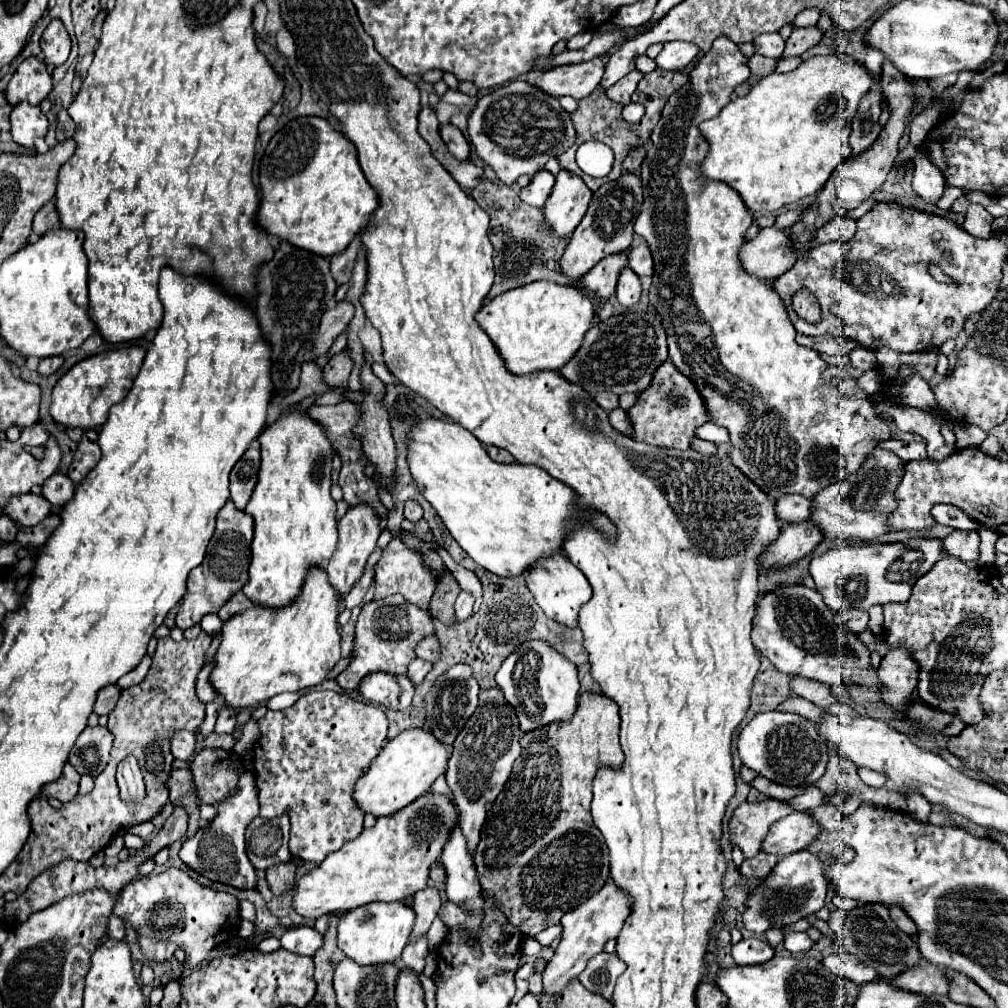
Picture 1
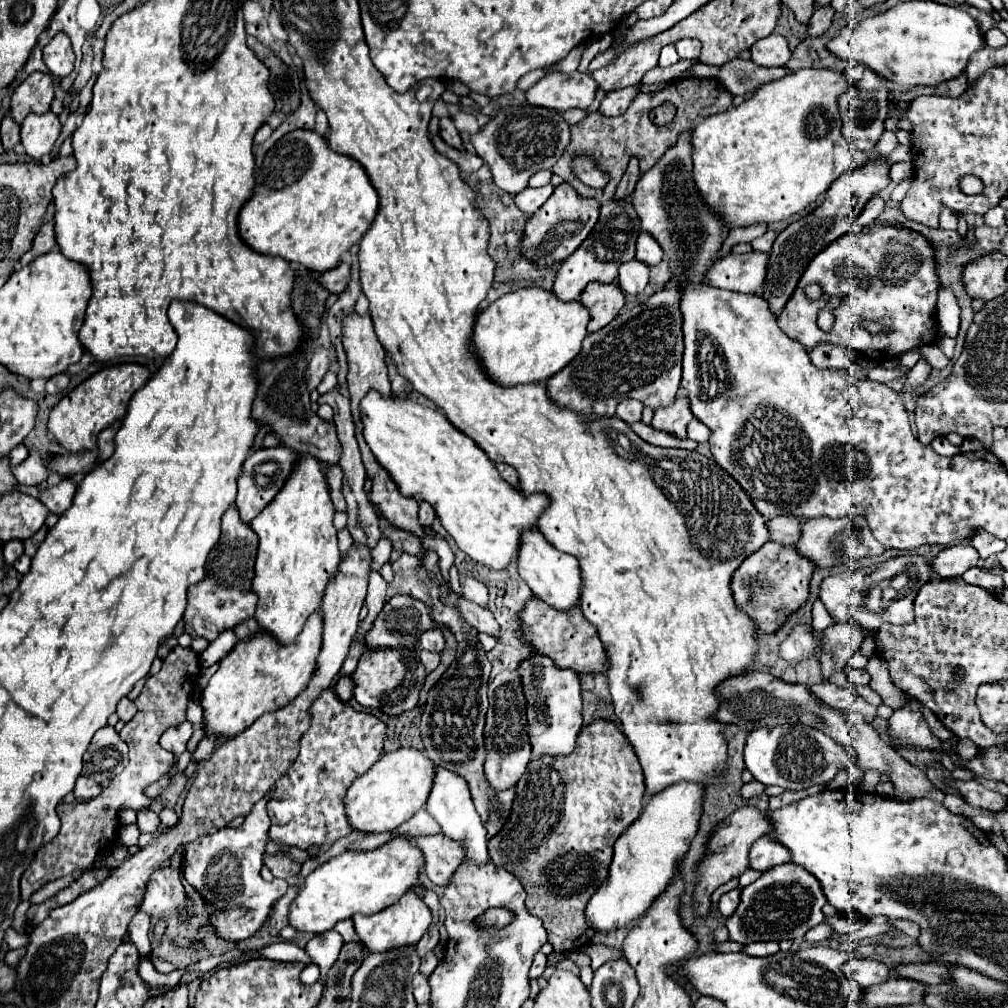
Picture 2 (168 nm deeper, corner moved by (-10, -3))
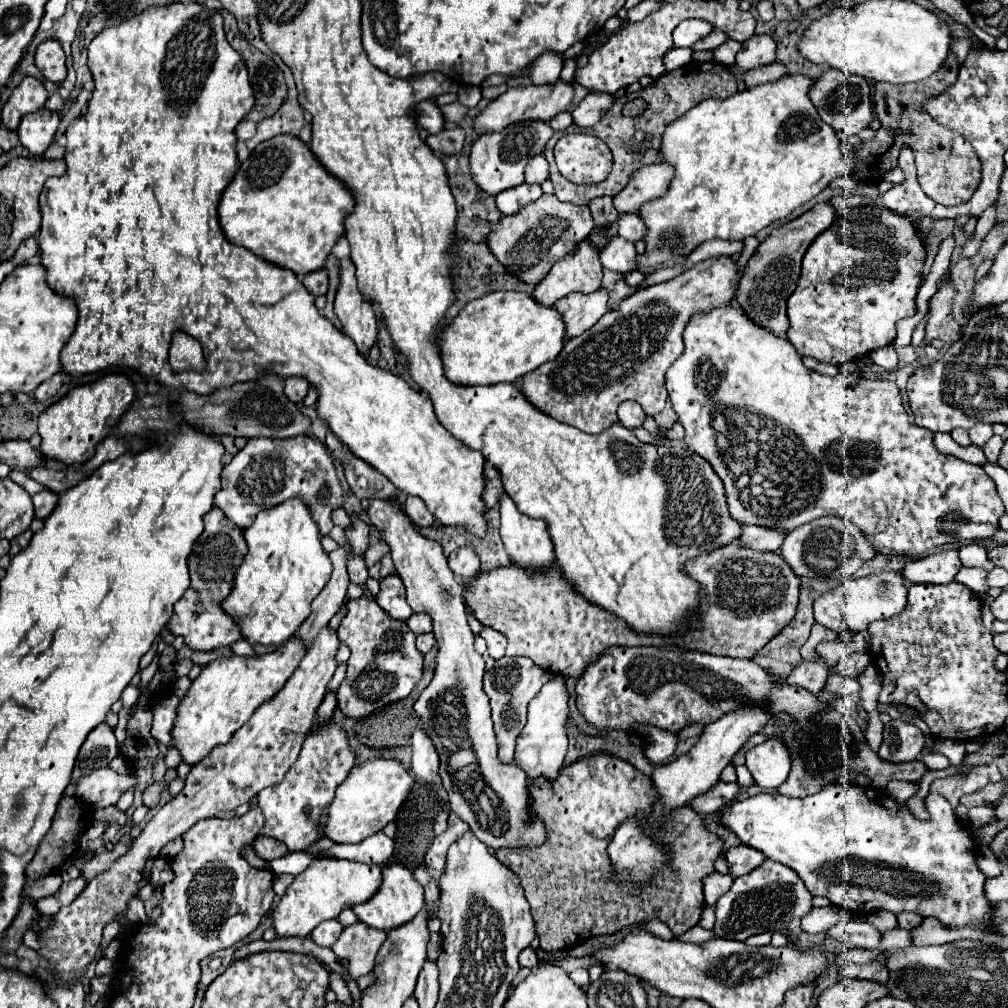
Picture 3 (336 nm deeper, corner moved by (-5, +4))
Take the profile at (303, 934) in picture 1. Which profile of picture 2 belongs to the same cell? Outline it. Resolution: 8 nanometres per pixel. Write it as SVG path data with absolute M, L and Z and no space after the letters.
M333 929L323 933L323 935L315 935L307 943L305 951L319 965L319 969L321 969L321 977L319 979L323 983L327 981L327 973L333 967L333 963L337 961L341 947L343 947L343 937L337 931L333 931Z

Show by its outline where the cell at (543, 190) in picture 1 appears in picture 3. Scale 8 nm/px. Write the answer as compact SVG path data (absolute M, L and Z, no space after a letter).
M520 184L514 188L508 188L496 196L496 206L502 214L514 214L526 204L538 200L542 196L542 188L538 184Z

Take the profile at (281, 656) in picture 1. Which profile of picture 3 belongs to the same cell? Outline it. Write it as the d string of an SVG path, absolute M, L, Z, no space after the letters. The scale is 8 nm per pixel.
M292 636L274 652L262 656L244 658L234 654L228 658L216 658L214 662L206 664L202 668L202 674L192 682L186 698L178 706L178 716L172 730L172 746L180 750L182 760L192 766L200 762L214 746L226 744L230 736L250 720L258 706L278 694L304 654L306 652L302 652L298 636Z

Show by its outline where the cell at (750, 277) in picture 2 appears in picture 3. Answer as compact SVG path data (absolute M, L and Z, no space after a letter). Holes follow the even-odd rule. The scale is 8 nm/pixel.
M712 256L668 282L636 290L618 310L606 312L590 330L568 340L556 360L526 374L520 382L524 396L538 410L588 434L616 422L616 408L624 400L634 400L646 414L656 416L668 400L666 372L684 350L684 326L696 310L728 304L742 270L730 256ZM588 336L598 336L598 342L588 342Z

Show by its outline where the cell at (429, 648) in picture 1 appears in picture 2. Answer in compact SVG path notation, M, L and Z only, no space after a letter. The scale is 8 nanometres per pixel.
M439 627L435 629L429 629L425 631L421 637L419 637L419 643L421 643L421 649L425 651L443 651L445 647L445 639L443 639L443 631Z

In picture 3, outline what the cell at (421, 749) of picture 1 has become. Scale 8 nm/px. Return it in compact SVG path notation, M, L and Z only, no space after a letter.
M372 758L354 766L350 776L336 788L334 802L328 808L326 836L338 844L356 844L384 830L384 826L396 818L398 808L402 808L414 784L414 774L396 758Z

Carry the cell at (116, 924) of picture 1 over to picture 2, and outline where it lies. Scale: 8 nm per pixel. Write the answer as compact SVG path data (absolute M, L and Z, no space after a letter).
M139 911L133 921L129 923L129 935L133 945L139 951L141 959L147 959L151 953L151 941L149 941L149 927L151 927L151 917L145 911Z

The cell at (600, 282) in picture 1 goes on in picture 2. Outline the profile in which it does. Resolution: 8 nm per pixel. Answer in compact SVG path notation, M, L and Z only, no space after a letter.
M589 283L583 289L579 301L589 309L589 333L595 333L603 329L607 323L611 323L617 317L619 309L625 305L623 291L615 283Z

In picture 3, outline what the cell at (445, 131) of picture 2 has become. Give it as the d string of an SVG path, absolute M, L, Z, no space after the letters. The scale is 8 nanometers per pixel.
M430 100L418 104L416 120L418 120L418 126L426 128L430 134L438 134L438 132L444 130L444 116L438 110L438 106L434 102L430 102Z

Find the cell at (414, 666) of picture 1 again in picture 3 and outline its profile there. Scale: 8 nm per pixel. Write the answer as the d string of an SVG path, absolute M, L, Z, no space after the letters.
M420 634L420 636L416 638L416 648L418 648L422 654L430 652L434 644L436 644L436 640L434 640L434 634Z

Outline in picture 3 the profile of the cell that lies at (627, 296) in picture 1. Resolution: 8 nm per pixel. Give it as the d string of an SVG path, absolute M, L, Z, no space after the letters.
M614 236L610 244L602 250L600 260L604 268L610 268L614 272L620 272L622 276L636 270L636 250L634 244L622 240L620 236Z

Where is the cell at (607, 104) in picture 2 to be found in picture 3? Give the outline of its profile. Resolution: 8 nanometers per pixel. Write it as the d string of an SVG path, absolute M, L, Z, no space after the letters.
M588 94L574 110L572 110L572 118L574 124L588 128L594 126L604 114L606 110L610 110L610 106L614 104L614 96L612 94Z

